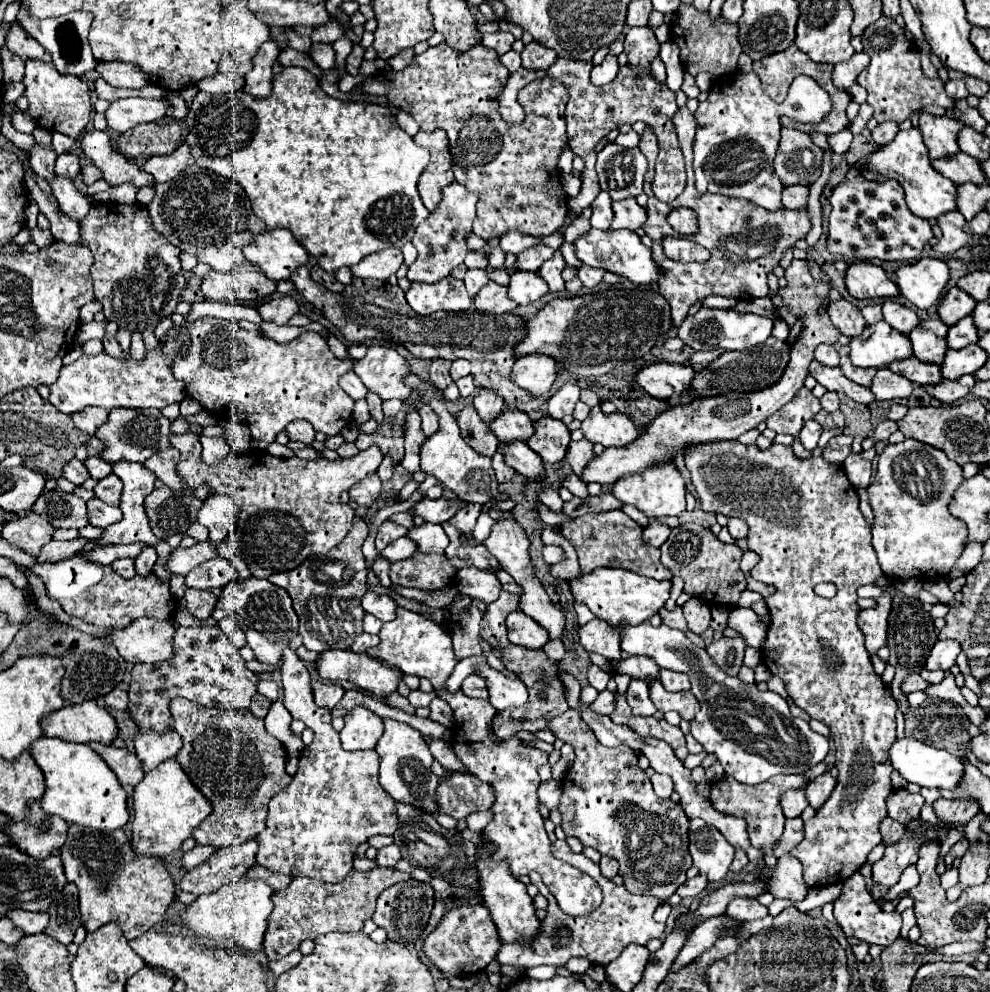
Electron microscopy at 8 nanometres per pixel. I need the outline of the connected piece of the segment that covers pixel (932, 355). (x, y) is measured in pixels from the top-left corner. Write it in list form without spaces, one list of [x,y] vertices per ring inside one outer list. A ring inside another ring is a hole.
[[[941,320],[919,322],[917,328],[909,334],[915,358],[929,364],[941,364],[947,352],[947,340],[945,340],[947,330],[949,326]]]

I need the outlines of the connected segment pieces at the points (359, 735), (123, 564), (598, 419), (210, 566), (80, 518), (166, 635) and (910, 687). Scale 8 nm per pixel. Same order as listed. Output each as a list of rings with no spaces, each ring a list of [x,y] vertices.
[[[357,706],[345,716],[345,728],[341,730],[341,744],[345,750],[371,750],[377,744],[377,738],[383,734],[381,718]]]
[[[125,558],[125,560],[115,560],[113,564],[111,564],[111,568],[119,574],[119,576],[123,576],[123,578],[133,578],[137,572],[135,572],[135,560],[131,560],[131,558]]]
[[[601,406],[591,408],[591,414],[581,422],[581,430],[589,442],[599,442],[603,446],[625,446],[639,438],[637,428],[625,414],[605,414],[601,412]]]
[[[225,558],[207,560],[195,570],[191,570],[185,576],[185,584],[195,590],[211,590],[211,588],[223,588],[231,580],[235,580],[235,568]]]
[[[45,490],[37,502],[31,508],[33,512],[43,512],[43,516],[47,520],[51,520],[53,528],[85,528],[87,522],[87,510],[85,510],[85,502],[71,494],[71,492],[63,492],[63,490]]]
[[[141,618],[129,624],[129,628],[109,628],[103,640],[115,644],[117,652],[125,662],[163,662],[173,656],[171,638],[175,624],[169,620],[149,620]]]
[[[917,674],[917,676],[909,676],[909,678],[903,682],[901,690],[903,690],[905,694],[909,694],[909,692],[915,692],[915,690],[925,690],[927,686],[929,686],[929,682],[925,682],[925,680]]]

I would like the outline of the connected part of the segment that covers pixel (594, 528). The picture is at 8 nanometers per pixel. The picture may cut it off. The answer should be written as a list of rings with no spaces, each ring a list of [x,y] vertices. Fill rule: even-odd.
[[[621,509],[604,513],[586,514],[563,522],[561,534],[575,546],[579,554],[581,572],[591,572],[599,566],[625,568],[639,576],[649,576],[655,580],[671,580],[673,574],[659,562],[659,548],[651,548],[641,538],[643,528],[631,520]]]

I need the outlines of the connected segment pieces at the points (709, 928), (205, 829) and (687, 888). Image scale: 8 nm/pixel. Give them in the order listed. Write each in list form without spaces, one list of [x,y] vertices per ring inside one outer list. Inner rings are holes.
[[[717,916],[717,918],[709,918],[709,920],[701,922],[695,930],[691,930],[683,950],[679,950],[677,958],[671,964],[671,972],[685,968],[689,964],[689,960],[693,960],[701,952],[705,952],[713,944],[713,940],[717,938],[717,930],[723,924],[727,924],[727,916]]]
[[[175,698],[171,700],[171,714],[173,730],[183,738],[177,762],[213,806],[213,814],[193,832],[197,844],[225,848],[259,836],[265,830],[267,802],[293,780],[285,770],[283,744],[267,734],[263,720],[257,720],[249,710],[205,708]]]
[[[695,876],[693,880],[687,880],[685,884],[681,884],[679,888],[677,888],[677,894],[681,896],[681,898],[697,898],[703,890],[705,890],[705,886],[707,886],[707,878],[705,876]]]

